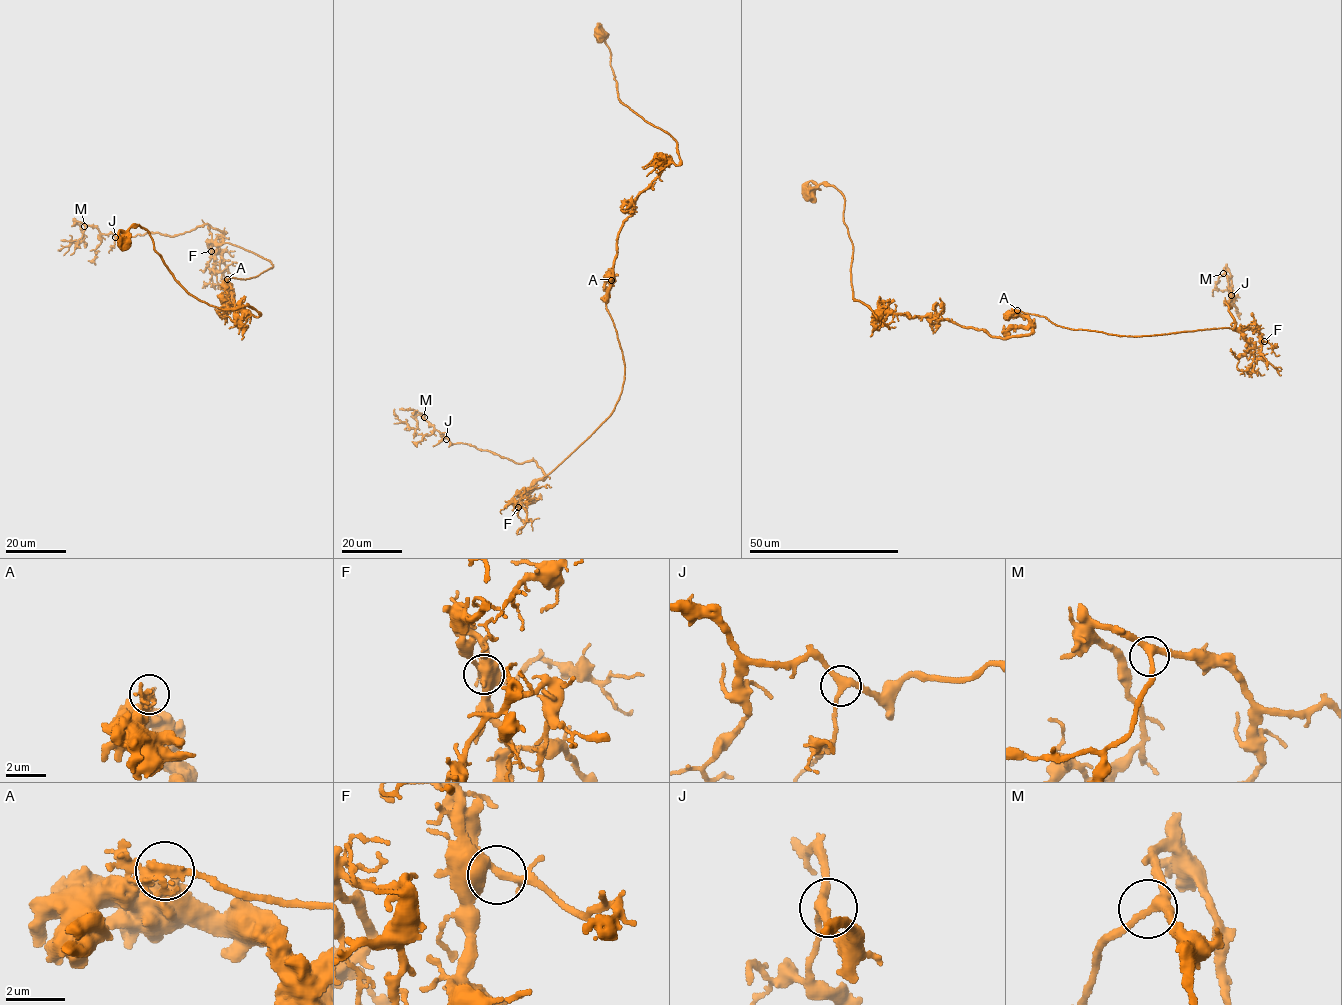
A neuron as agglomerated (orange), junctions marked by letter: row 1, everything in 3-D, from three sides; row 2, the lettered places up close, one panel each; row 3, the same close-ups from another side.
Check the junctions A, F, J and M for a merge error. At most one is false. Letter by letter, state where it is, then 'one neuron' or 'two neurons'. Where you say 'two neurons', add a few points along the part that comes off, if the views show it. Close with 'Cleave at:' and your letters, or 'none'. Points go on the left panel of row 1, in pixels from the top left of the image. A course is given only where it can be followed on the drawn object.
A: (227, 279) | two neurons | (227, 279), (273, 266), (205, 224), (121, 238), (77, 221), (82, 239), (58, 250)
F: (211, 251) | one neuron
J: (115, 237) | one neuron
M: (84, 226) | one neuron
Cleave at: A

